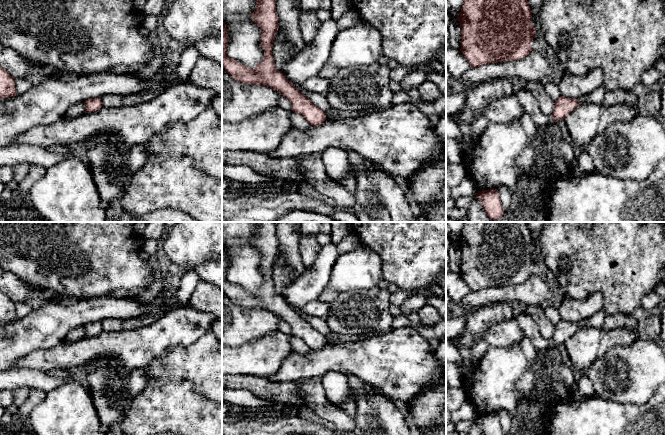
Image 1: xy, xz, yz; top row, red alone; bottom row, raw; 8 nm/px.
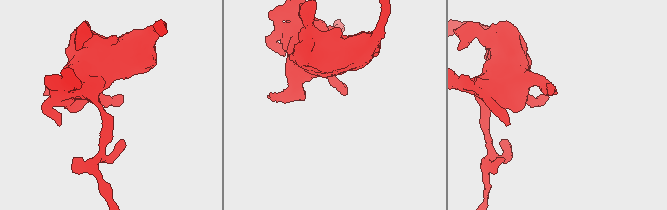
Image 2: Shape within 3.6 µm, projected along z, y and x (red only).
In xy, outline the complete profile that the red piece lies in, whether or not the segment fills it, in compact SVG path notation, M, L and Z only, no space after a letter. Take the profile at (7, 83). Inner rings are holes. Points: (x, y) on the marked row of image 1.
M0 66L0 98L14 97L16 95L15 78Z

